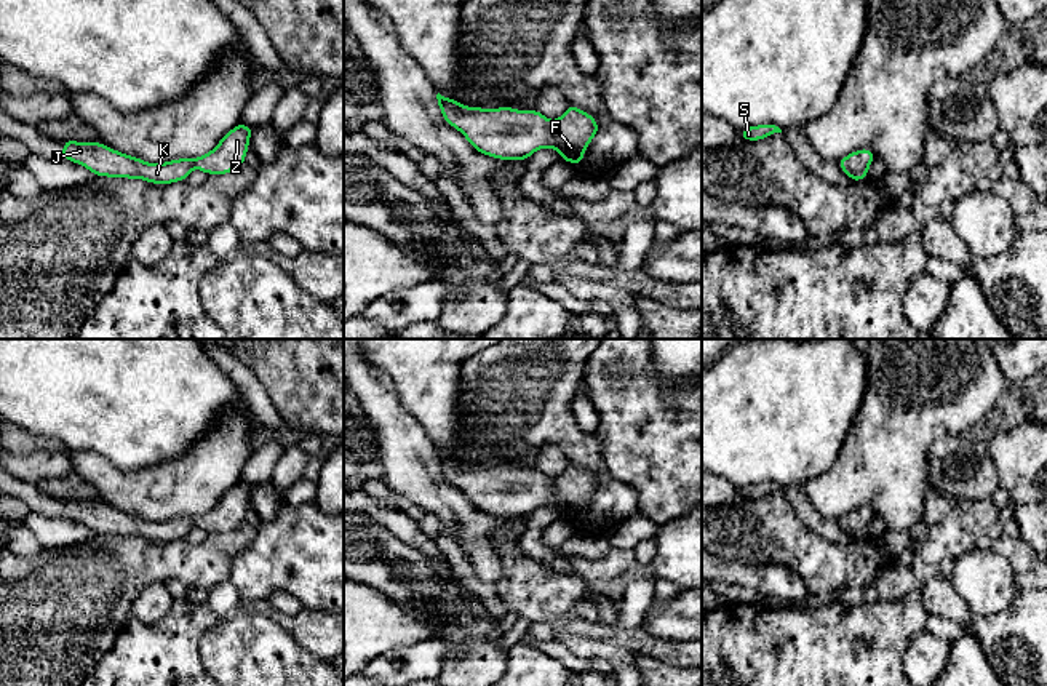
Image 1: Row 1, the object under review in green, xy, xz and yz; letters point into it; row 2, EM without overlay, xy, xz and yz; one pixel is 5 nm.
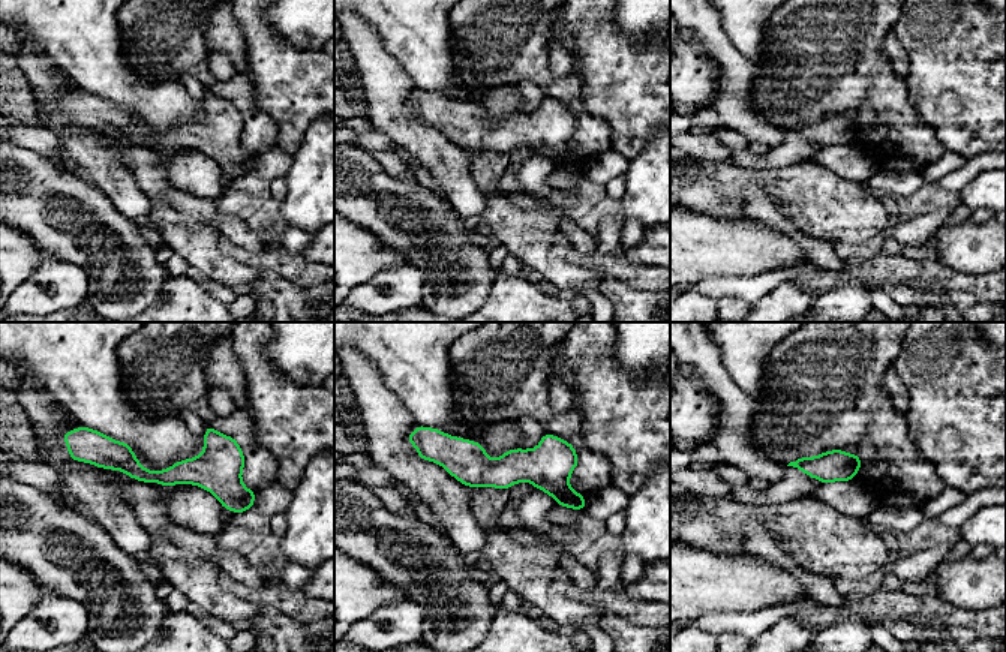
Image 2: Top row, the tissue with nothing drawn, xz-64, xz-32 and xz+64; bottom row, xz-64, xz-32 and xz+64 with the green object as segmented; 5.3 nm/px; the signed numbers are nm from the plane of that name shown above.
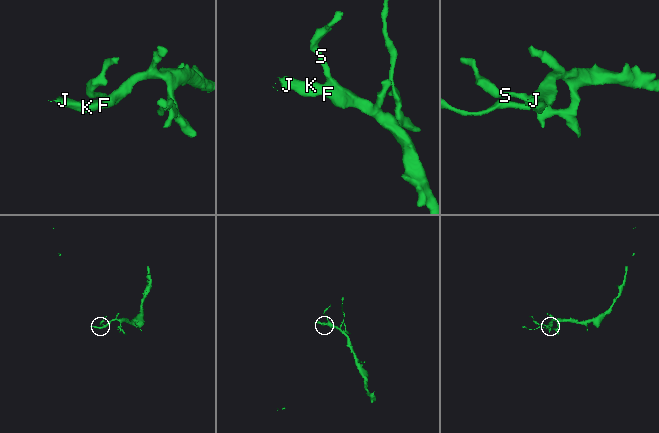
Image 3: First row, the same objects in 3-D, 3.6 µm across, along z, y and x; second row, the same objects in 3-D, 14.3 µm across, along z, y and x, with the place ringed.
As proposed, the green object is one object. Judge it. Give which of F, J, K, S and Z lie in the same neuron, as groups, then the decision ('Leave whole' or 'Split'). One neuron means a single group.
Groups: F J K S Z. Leave whole

